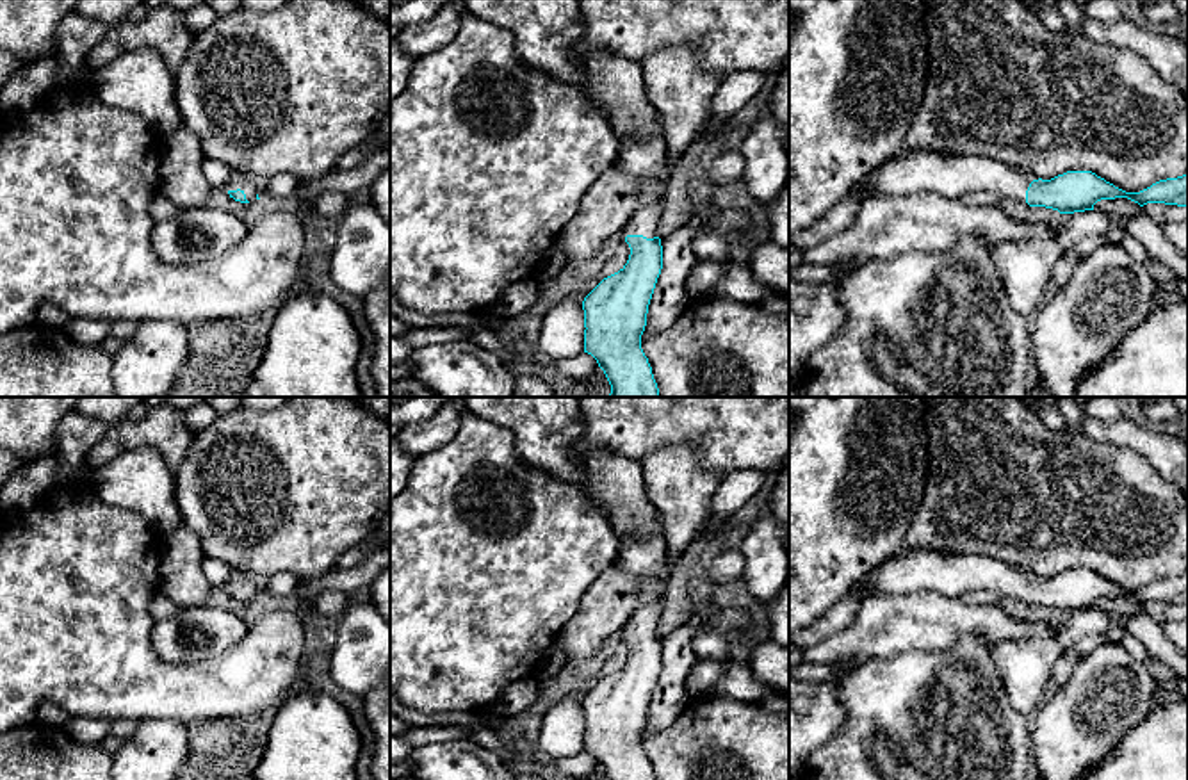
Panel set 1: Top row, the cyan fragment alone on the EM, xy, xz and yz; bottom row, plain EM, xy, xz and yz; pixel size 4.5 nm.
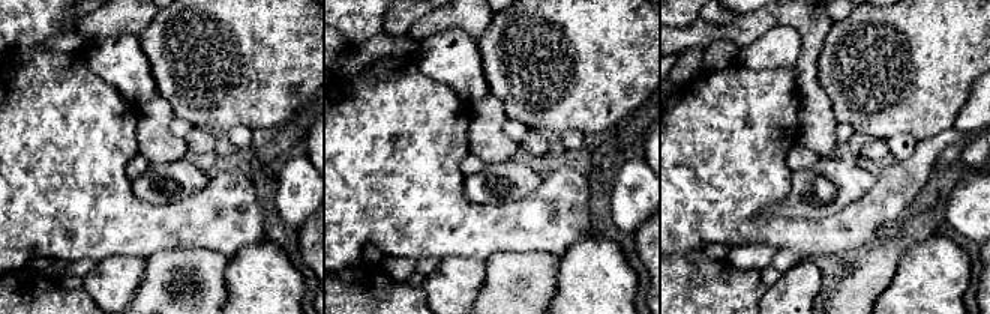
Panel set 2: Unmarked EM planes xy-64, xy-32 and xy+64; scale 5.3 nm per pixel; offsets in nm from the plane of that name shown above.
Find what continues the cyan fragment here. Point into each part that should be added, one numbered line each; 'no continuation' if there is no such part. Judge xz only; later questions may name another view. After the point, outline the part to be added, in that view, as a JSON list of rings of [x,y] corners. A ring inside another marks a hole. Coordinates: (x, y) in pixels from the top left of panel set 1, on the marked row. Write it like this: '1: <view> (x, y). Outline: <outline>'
1: xz (645, 221). Outline: [[[664,196],[654,198],[636,208],[623,226],[627,235],[643,235],[647,239],[657,237],[659,221],[664,212]]]

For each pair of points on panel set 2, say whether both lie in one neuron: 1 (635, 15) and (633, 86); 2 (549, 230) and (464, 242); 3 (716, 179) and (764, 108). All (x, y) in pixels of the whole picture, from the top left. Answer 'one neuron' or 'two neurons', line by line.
1: one neuron
2: one neuron
3: one neuron

